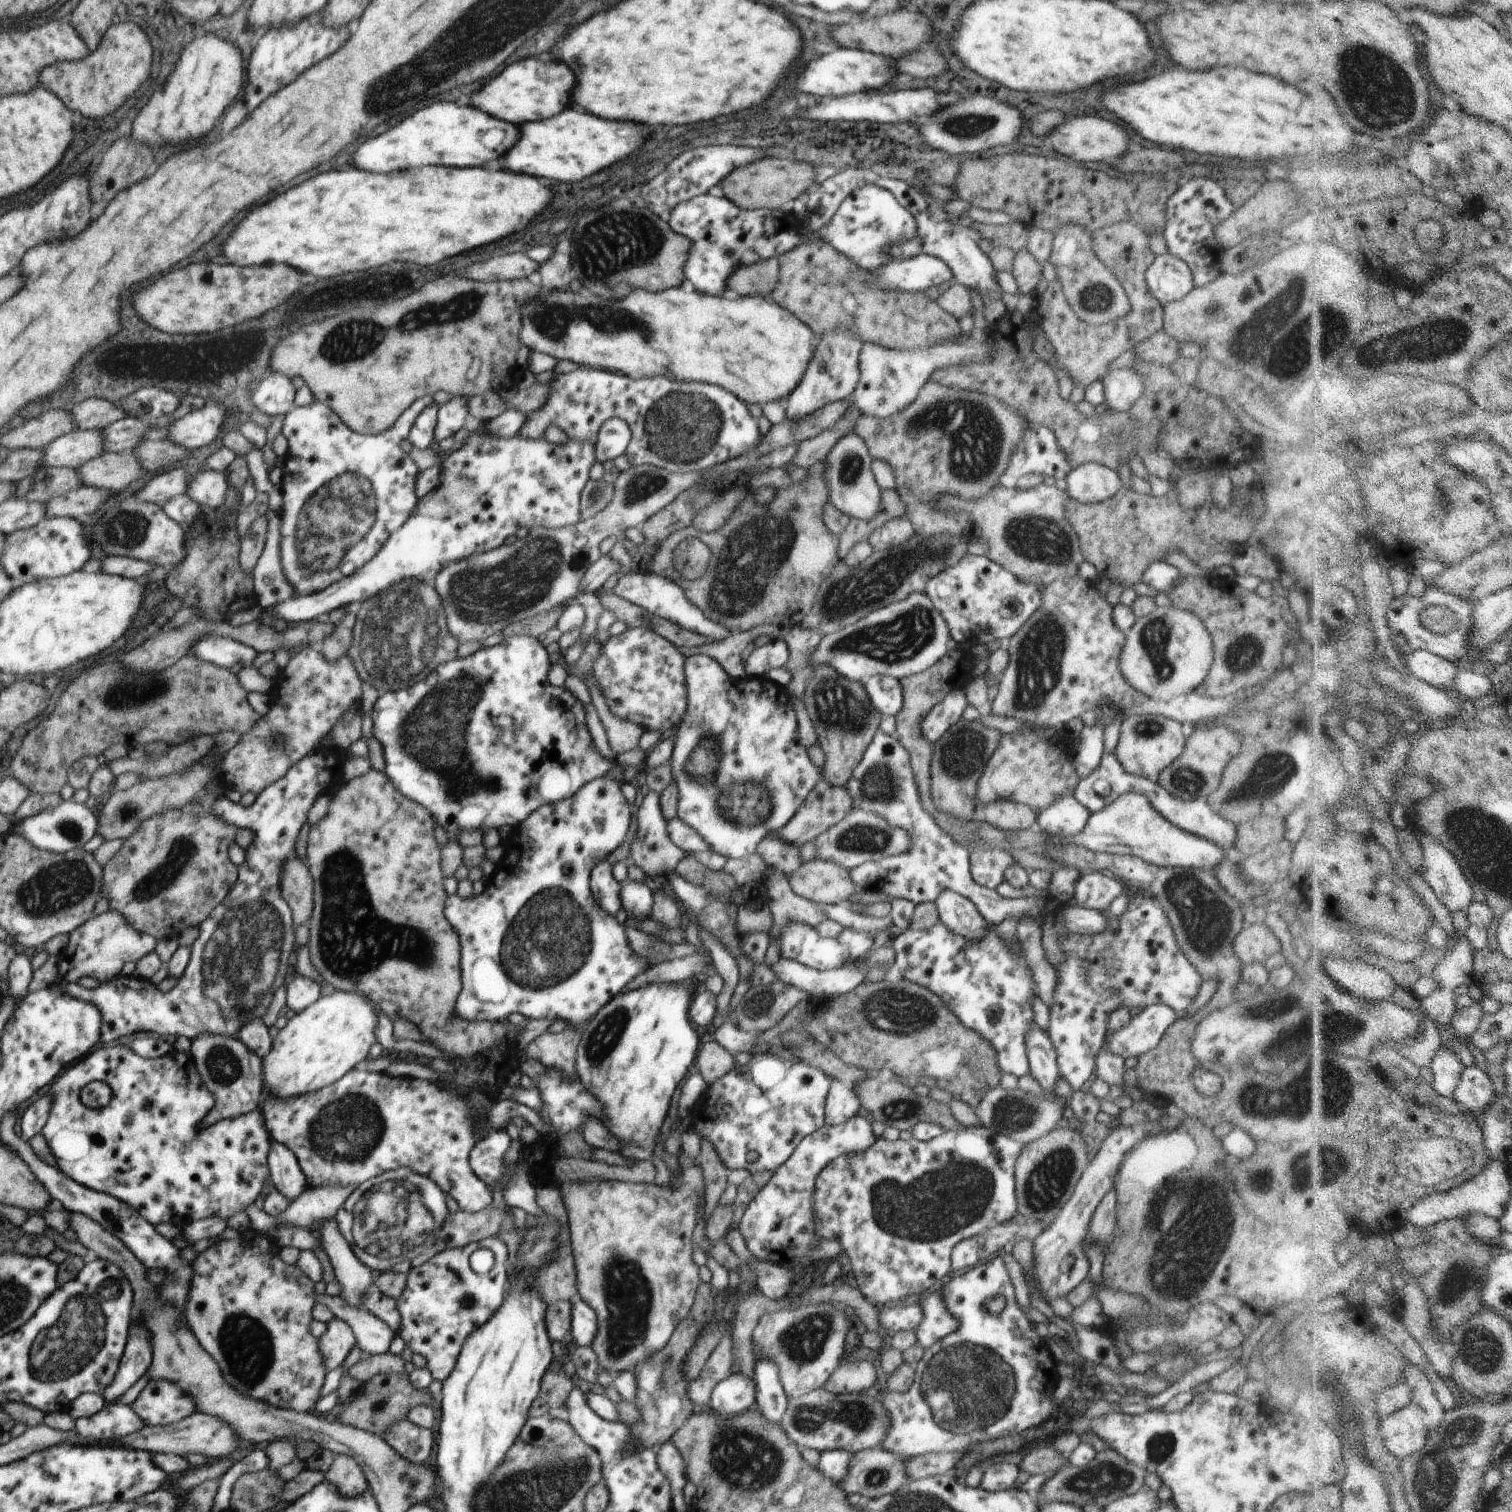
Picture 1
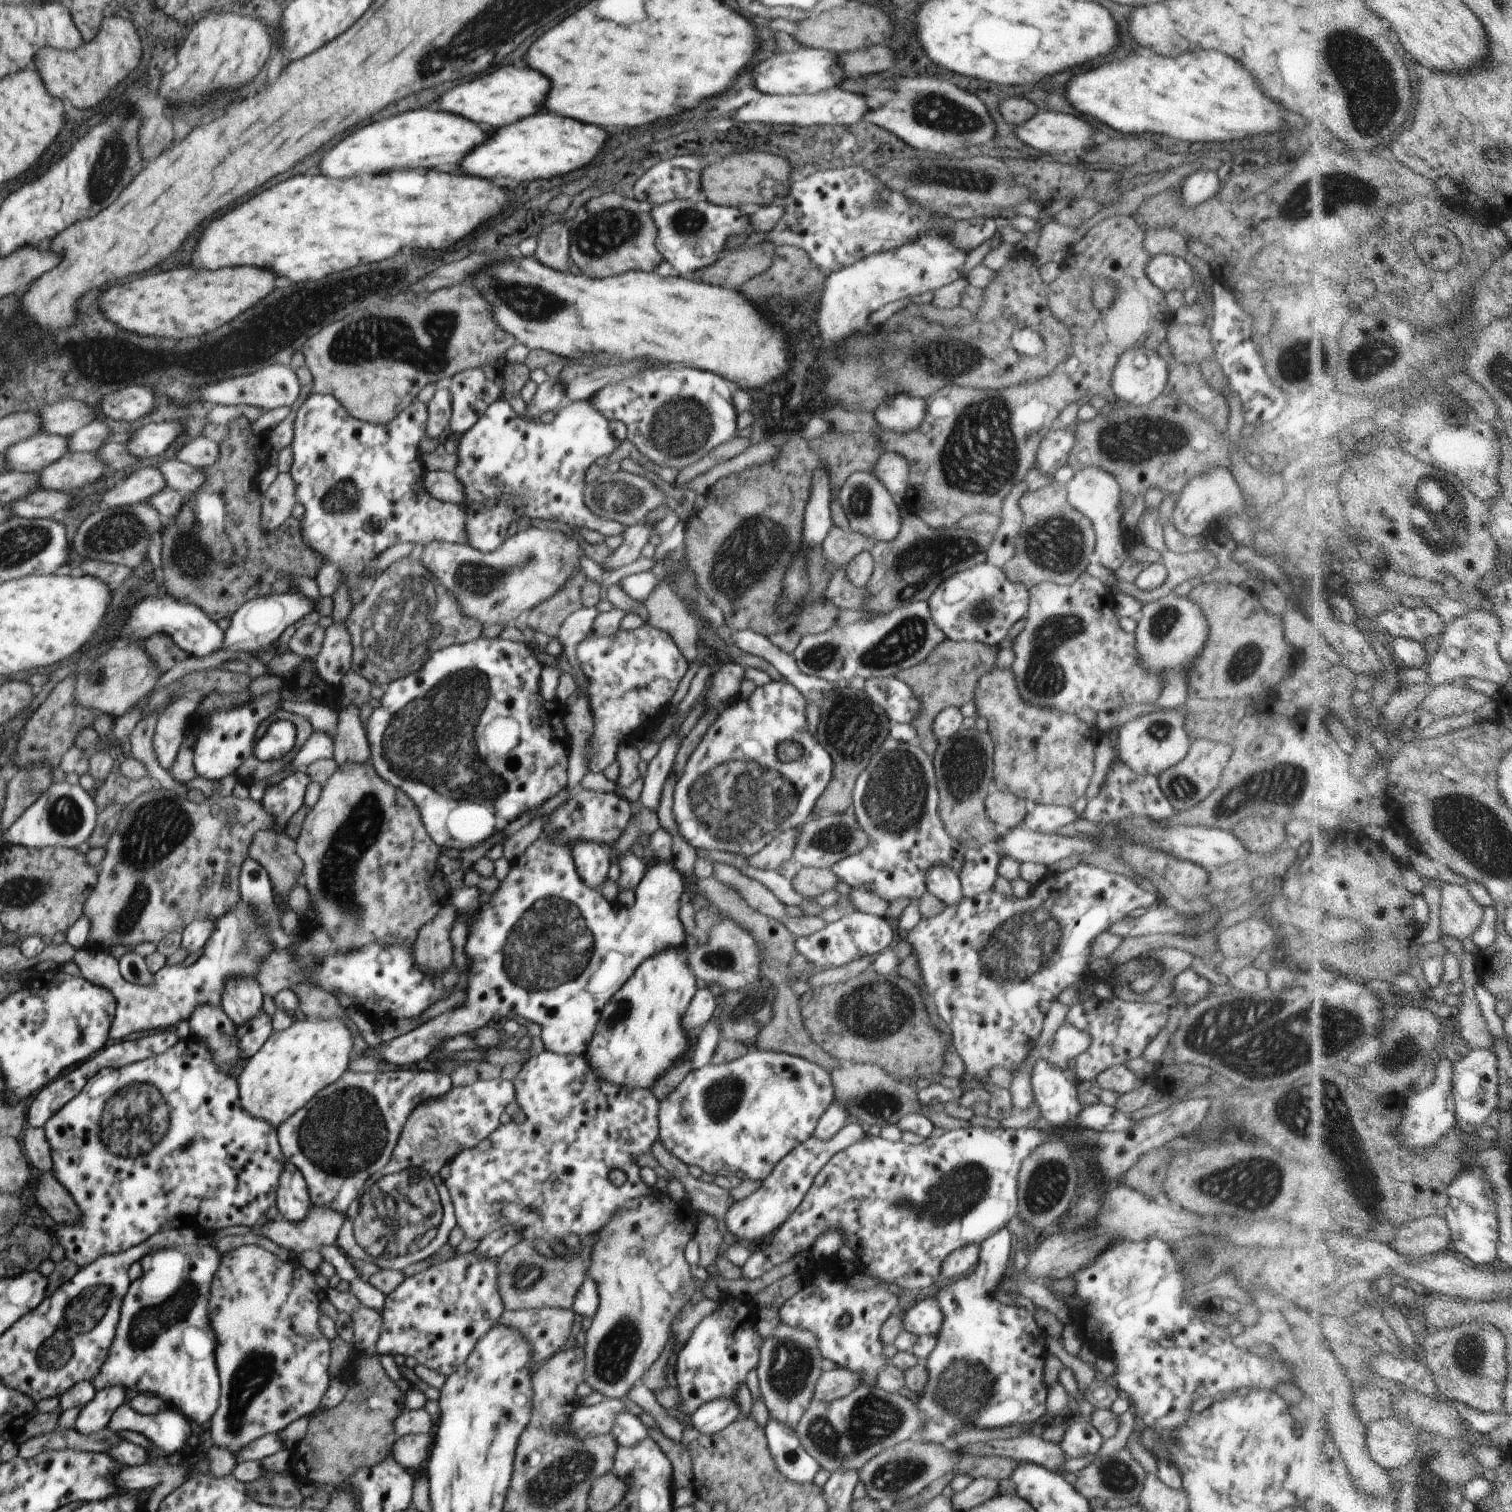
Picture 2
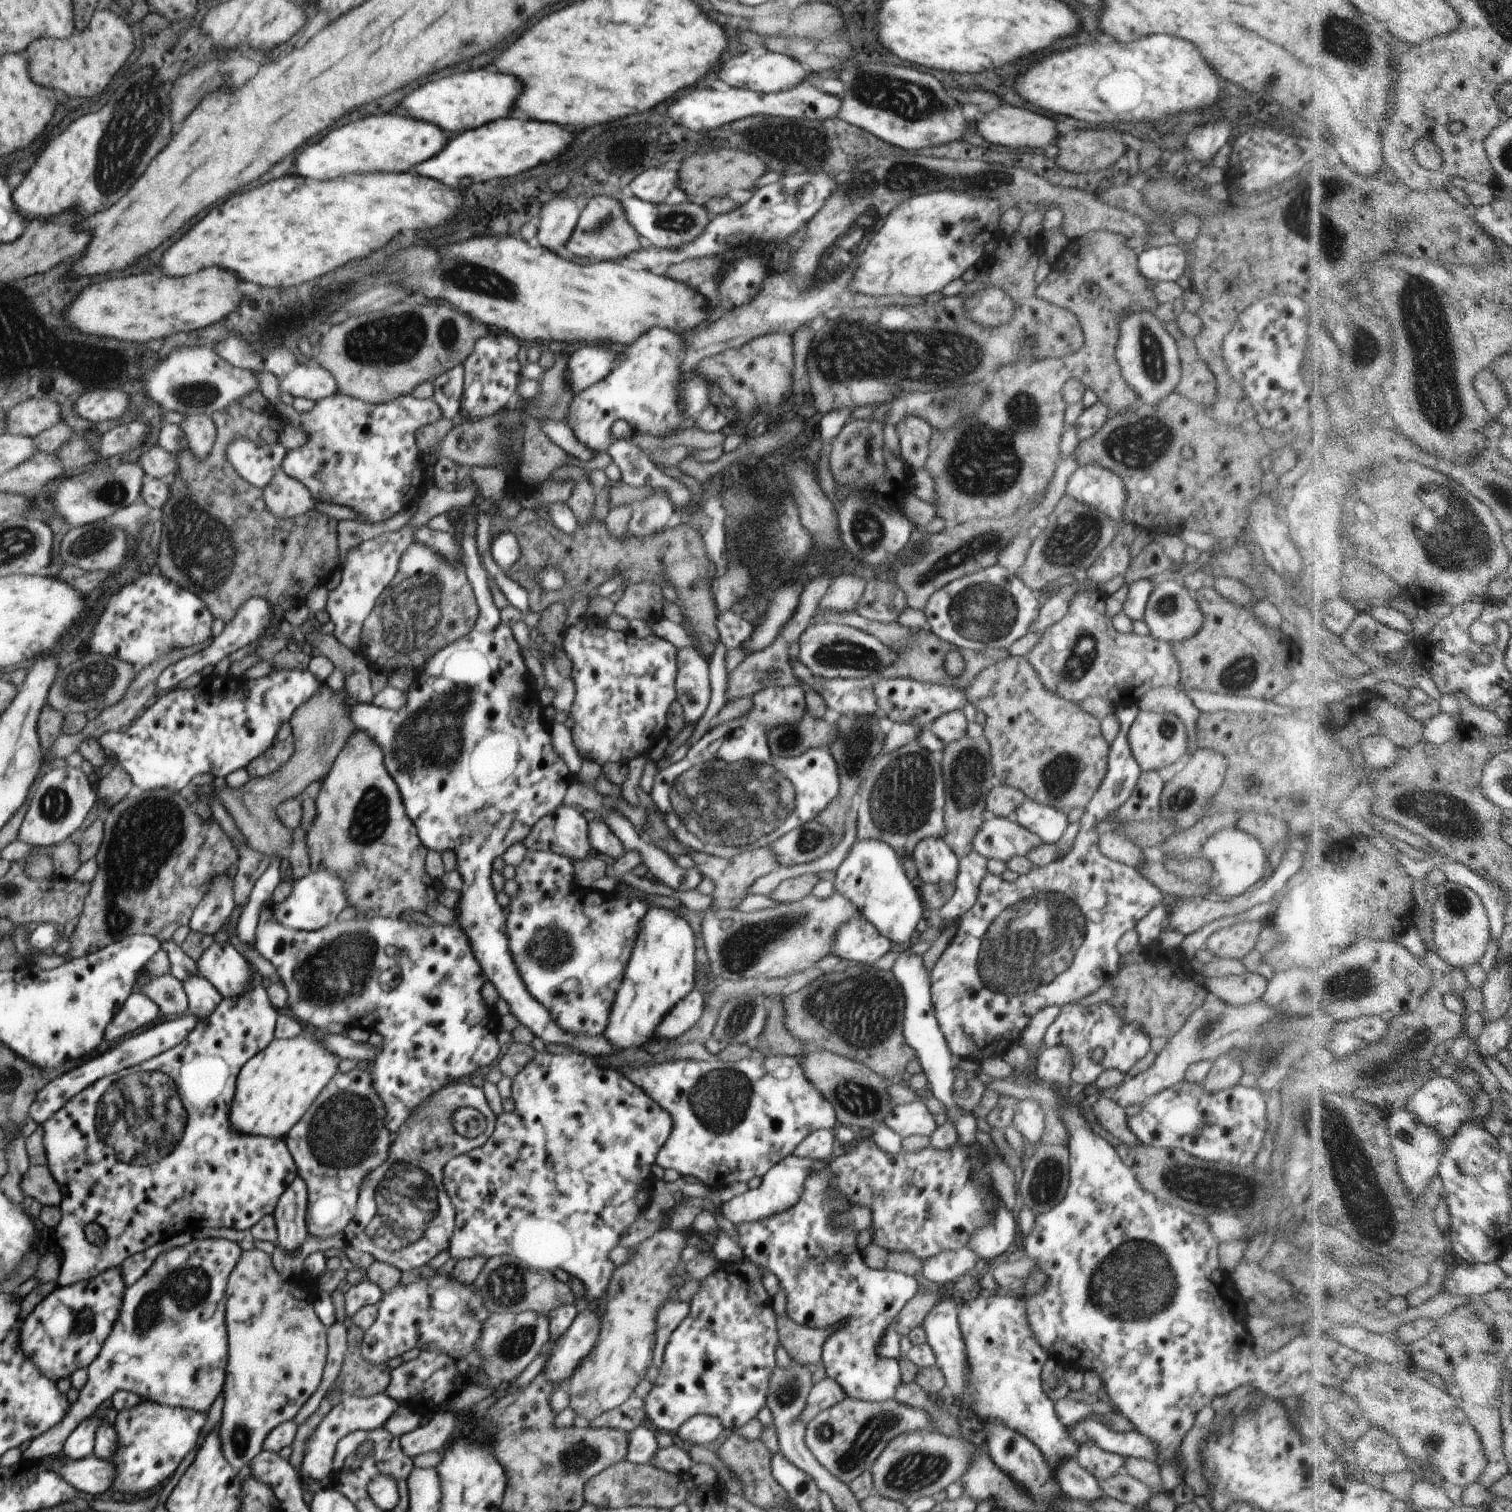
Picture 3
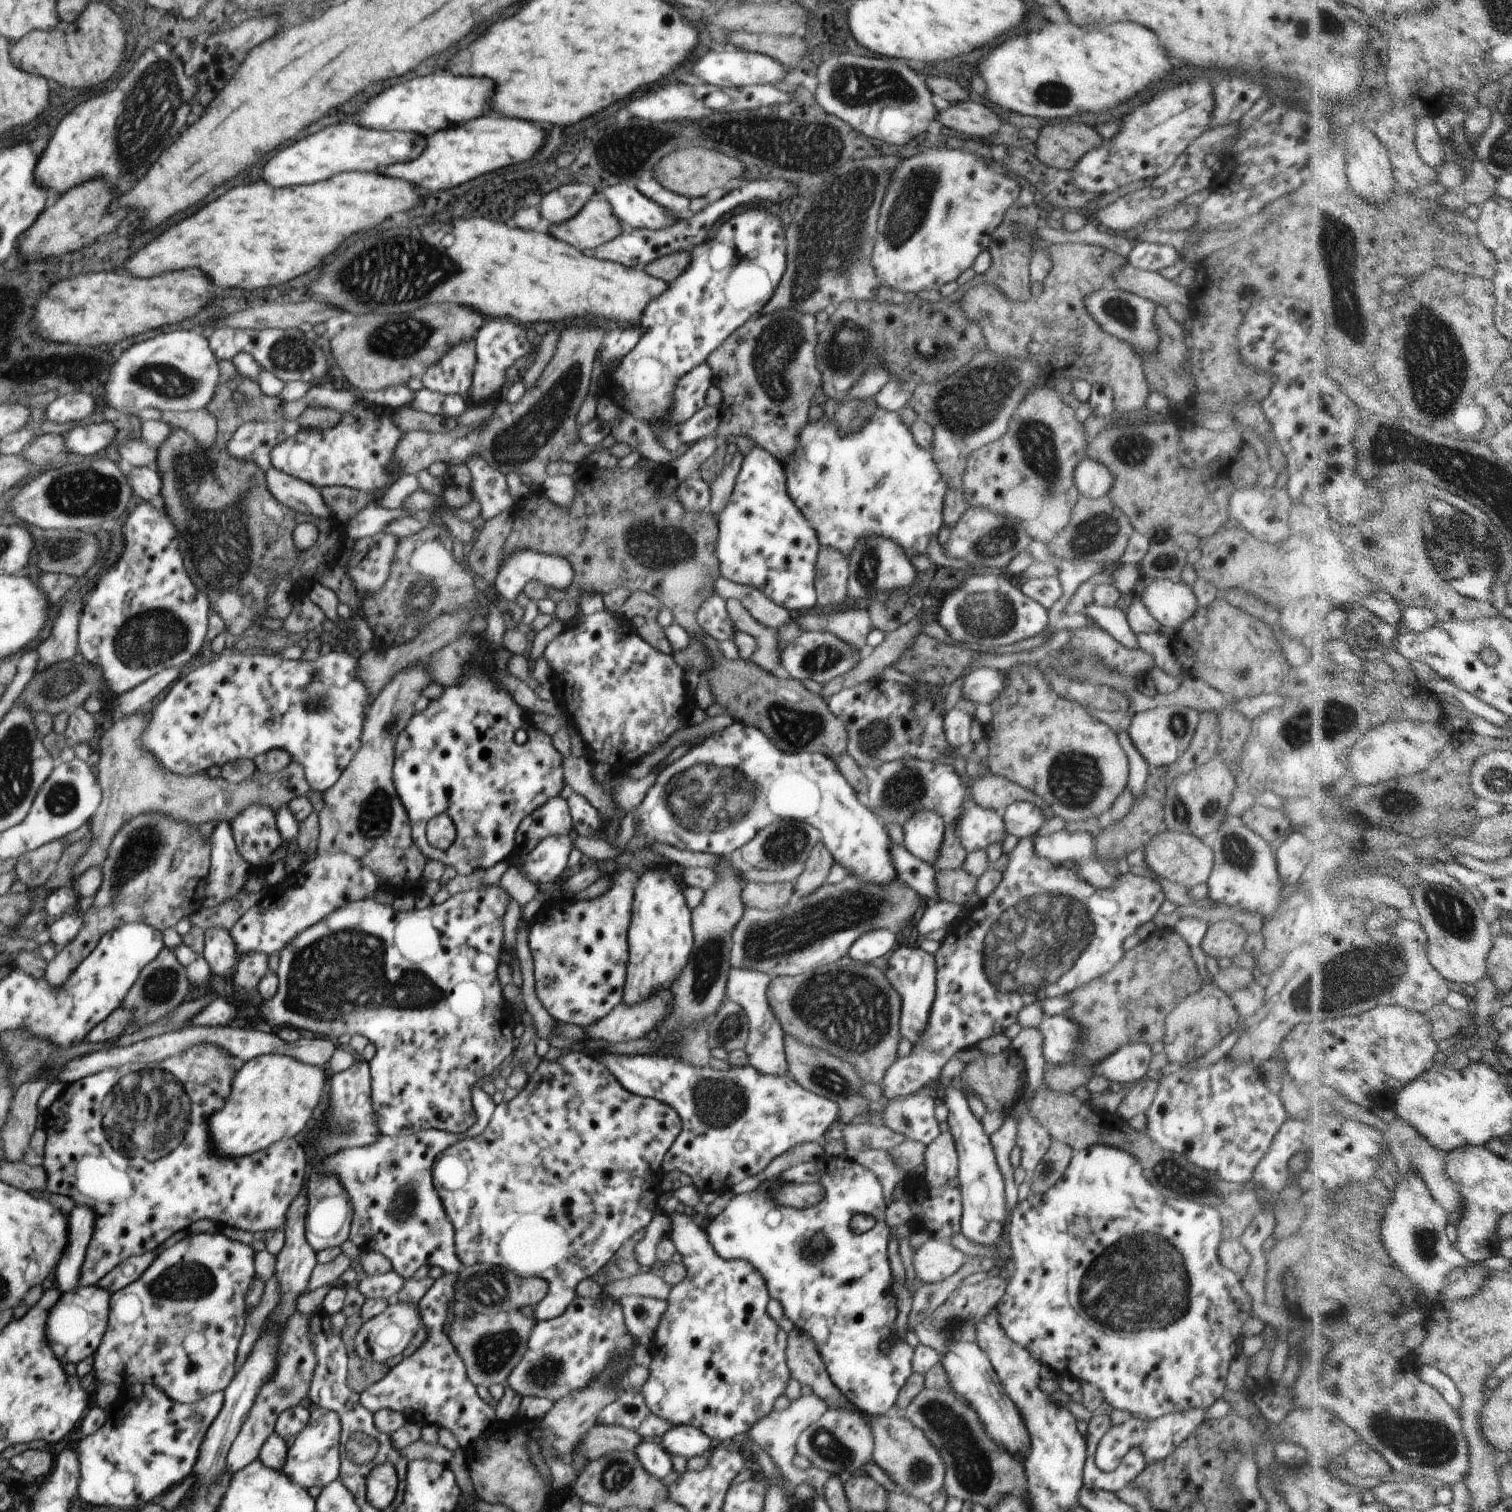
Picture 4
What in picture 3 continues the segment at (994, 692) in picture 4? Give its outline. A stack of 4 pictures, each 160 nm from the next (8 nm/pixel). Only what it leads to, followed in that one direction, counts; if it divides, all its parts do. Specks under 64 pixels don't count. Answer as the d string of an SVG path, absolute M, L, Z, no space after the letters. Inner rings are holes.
M876 678L873 684L874 696L881 713L894 722L904 724L918 724L920 727L928 727L931 722L942 714L962 709L966 705L965 691L956 688L937 685L932 683L921 683L911 678Z

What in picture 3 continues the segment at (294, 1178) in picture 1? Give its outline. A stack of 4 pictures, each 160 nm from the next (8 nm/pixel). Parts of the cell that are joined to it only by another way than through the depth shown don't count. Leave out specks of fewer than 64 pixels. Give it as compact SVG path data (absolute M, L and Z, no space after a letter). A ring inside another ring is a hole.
M300 1175L281 1194L273 1212L277 1224L278 1245L287 1251L295 1251L309 1235L307 1206L309 1196L307 1184Z

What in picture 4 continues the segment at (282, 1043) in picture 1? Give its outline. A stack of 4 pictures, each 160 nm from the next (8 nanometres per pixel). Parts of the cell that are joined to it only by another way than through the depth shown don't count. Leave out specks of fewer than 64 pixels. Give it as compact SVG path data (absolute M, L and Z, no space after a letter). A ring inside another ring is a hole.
M269 1054L247 1060L233 1078L226 1104L210 1117L211 1145L225 1157L241 1157L265 1150L275 1142L300 1137L324 1104L328 1077L326 1067L306 1064L291 1056Z

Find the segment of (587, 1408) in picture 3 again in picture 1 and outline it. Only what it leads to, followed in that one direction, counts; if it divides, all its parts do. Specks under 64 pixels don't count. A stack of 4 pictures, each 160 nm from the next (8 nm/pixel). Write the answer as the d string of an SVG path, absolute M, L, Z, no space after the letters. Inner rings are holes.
M683 1153L679 1160L680 1176L670 1176L670 1182L666 1186L657 1186L653 1182L648 1184L635 1184L634 1182L618 1182L616 1180L604 1180L604 1182L569 1182L566 1184L558 1184L561 1190L562 1200L566 1212L568 1212L570 1225L570 1241L572 1243L572 1251L575 1259L575 1268L577 1272L577 1290L578 1297L586 1302L597 1316L596 1336L592 1342L591 1348L598 1358L598 1368L609 1372L612 1376L616 1376L618 1372L634 1372L638 1364L642 1364L646 1358L652 1358L654 1354L658 1354L662 1348L671 1340L674 1330L678 1324L690 1313L696 1292L702 1283L699 1274L699 1267L696 1265L692 1257L692 1251L695 1247L692 1240L692 1232L696 1228L696 1214L698 1214L698 1206L700 1200L704 1198L704 1176L700 1166L687 1154Z

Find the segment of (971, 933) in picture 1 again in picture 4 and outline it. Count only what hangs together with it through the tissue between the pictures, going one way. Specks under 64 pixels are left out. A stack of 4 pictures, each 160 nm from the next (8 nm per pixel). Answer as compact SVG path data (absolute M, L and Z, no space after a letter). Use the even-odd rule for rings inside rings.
M921 811L918 815L912 815L905 820L902 827L905 849L916 858L933 865L939 857L945 825L944 819L932 811Z

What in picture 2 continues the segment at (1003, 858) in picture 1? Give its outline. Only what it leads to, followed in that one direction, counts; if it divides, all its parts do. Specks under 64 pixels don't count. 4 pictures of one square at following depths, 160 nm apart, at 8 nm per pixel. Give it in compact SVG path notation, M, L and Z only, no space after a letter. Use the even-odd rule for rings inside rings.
M988 844L978 850L964 850L962 855L964 864L959 873L962 898L974 898L993 889L999 877L998 870L1002 858L995 845Z

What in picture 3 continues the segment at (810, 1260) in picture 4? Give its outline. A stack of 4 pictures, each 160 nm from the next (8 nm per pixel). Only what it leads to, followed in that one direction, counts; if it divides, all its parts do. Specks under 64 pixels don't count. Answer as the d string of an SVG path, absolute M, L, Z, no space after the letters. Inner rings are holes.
M829 1166L818 1174L811 1170L806 1180L807 1189L801 1199L788 1210L776 1213L770 1218L736 1225L745 1258L768 1270L782 1290L787 1294L786 1311L796 1324L813 1328L828 1328L840 1320L846 1320L844 1328L830 1334L823 1342L821 1361L828 1377L833 1378L845 1393L859 1401L885 1401L895 1398L895 1390L901 1384L897 1359L883 1357L877 1348L882 1342L884 1331L893 1324L904 1305L920 1290L919 1278L884 1269L874 1270L864 1264L861 1251L857 1248L857 1231L850 1228L834 1229L828 1224L831 1212L849 1210L851 1201L837 1190Z

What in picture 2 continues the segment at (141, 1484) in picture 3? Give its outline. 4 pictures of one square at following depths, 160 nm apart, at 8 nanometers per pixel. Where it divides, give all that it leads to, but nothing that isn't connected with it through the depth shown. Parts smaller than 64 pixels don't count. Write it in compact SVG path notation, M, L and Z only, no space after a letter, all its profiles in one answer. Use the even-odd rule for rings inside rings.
M127 1402L123 1403L117 1410L112 1414L110 1422L108 1422L108 1429L113 1432L120 1432L122 1430L128 1430L144 1435L149 1441L152 1442L152 1450L146 1448L148 1452L148 1462L146 1464L158 1464L161 1460L168 1459L188 1444L190 1436L192 1436L191 1428L186 1420L185 1416L174 1411L173 1409L162 1410L158 1414L144 1415L135 1412L130 1408Z

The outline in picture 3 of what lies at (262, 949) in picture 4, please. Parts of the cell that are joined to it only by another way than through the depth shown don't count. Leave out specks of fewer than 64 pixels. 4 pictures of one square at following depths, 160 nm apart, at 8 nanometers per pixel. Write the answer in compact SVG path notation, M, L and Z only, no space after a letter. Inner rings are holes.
M316 871L307 874L304 878L298 879L292 885L293 891L290 896L281 904L271 902L273 919L276 919L286 928L296 928L299 931L318 930L328 924L334 924L334 918L342 912L346 906L346 896L344 896L344 884L332 871Z

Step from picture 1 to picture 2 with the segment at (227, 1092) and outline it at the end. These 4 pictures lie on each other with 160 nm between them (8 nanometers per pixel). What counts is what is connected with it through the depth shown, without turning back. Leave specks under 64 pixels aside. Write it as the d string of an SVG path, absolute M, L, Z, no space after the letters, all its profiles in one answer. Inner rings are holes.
M202 1004L198 1006L188 1021L192 1035L196 1036L202 1046L212 1052L214 1064L220 1068L232 1068L224 1074L238 1079L244 1069L244 1058L236 1046L236 1028L221 1006Z

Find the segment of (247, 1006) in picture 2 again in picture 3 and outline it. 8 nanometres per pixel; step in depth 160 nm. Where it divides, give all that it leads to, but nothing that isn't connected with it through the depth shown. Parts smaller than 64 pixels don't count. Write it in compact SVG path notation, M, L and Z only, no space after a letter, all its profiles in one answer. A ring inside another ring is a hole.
M213 942L197 961L202 975L224 999L236 999L251 988L251 964L229 943Z

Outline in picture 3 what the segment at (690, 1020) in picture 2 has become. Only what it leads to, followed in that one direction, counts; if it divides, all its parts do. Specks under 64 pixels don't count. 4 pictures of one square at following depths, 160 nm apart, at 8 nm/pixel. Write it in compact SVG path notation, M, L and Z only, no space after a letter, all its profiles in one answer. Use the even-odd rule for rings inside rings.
M692 989L659 1023L655 1038L670 1042L682 1036L702 1018L705 996L702 990Z

